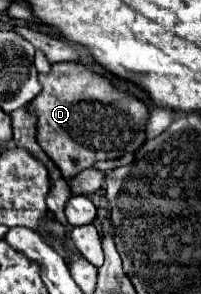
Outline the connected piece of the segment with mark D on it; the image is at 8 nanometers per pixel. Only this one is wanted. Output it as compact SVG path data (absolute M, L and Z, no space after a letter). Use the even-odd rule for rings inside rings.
M53 63L49 73L39 75L39 83L43 87L41 95L35 97L29 103L29 113L37 117L37 143L41 149L49 155L49 159L59 167L61 175L69 181L77 171L83 171L87 167L93 167L99 161L115 159L125 153L137 151L143 145L145 139L145 123L149 117L149 109L143 101L137 97L115 89L107 81L103 81L99 75L85 69L81 63Z

